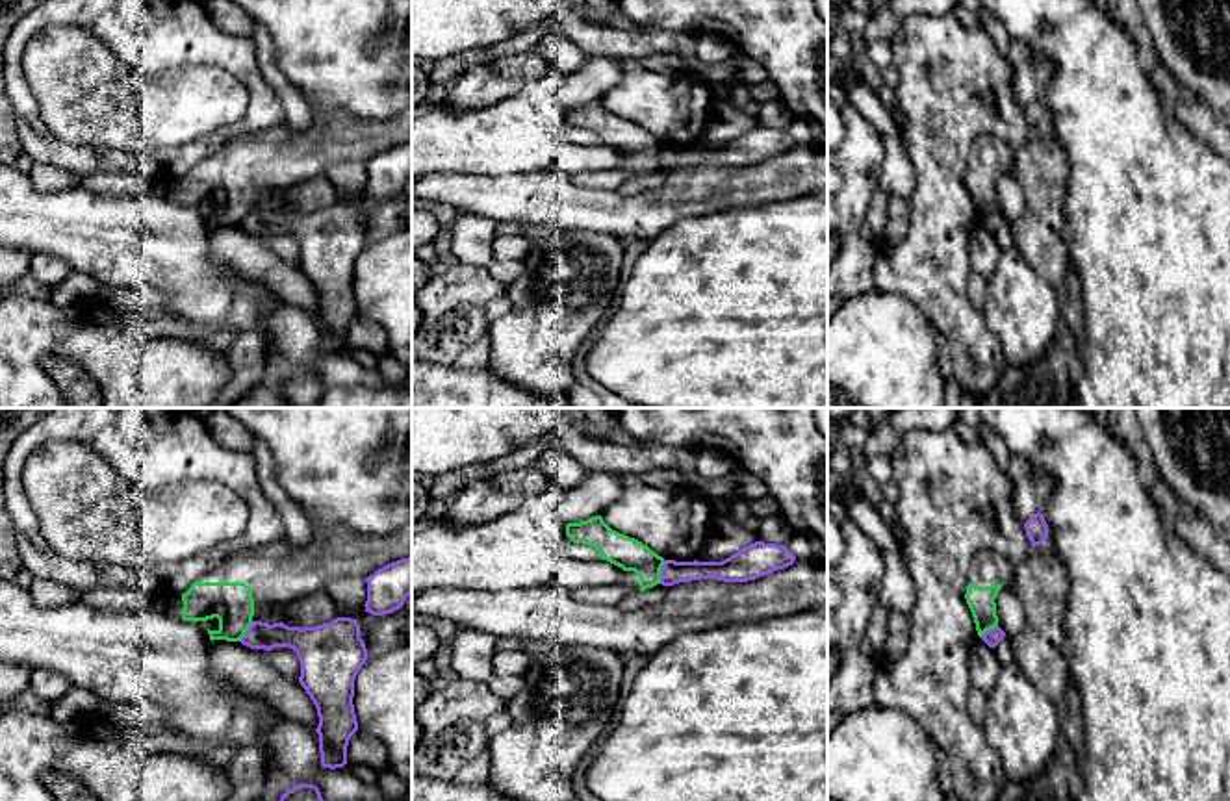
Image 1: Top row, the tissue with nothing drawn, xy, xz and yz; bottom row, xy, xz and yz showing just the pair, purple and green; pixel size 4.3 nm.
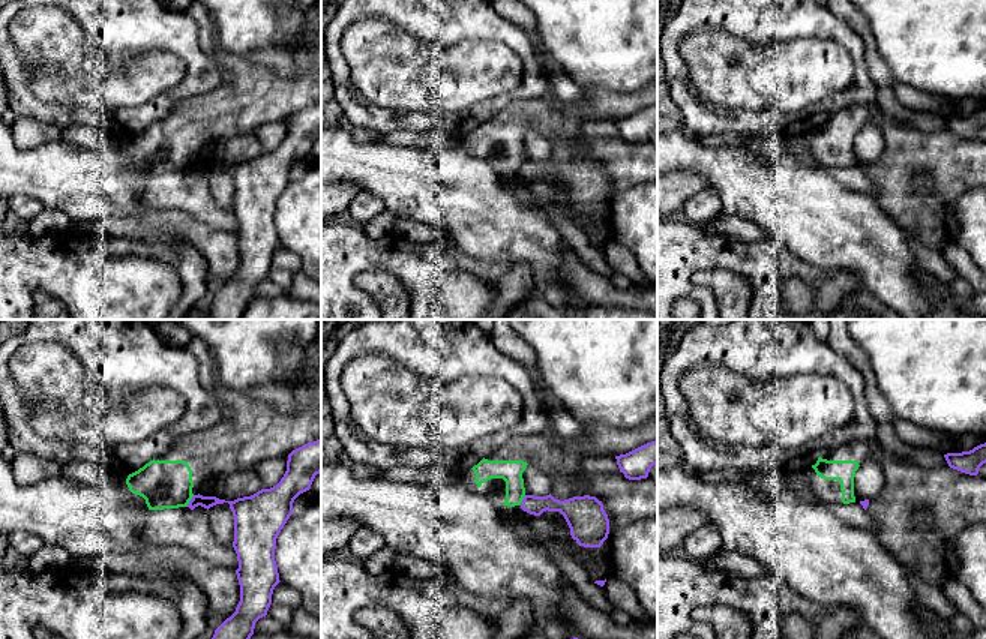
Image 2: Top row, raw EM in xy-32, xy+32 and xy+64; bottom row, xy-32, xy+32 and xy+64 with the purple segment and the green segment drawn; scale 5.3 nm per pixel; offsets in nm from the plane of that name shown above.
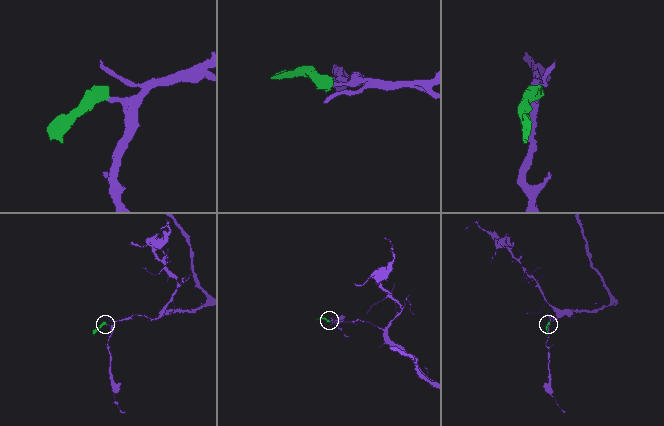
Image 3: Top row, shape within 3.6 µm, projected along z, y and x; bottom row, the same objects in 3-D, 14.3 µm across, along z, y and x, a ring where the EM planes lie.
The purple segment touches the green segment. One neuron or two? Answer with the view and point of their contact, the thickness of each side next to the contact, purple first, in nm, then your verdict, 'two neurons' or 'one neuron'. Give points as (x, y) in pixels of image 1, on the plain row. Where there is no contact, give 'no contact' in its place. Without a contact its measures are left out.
xz (661, 156) | 100/140 nm | two neurons

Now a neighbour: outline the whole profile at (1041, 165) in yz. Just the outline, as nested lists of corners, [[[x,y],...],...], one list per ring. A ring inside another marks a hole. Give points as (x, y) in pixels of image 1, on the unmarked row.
[[[1033,132],[1013,148],[1015,176],[1024,191],[1024,213],[1009,221],[1013,245],[1056,291],[1065,293],[1070,256],[1063,237],[1069,195],[1069,158],[1054,137]]]

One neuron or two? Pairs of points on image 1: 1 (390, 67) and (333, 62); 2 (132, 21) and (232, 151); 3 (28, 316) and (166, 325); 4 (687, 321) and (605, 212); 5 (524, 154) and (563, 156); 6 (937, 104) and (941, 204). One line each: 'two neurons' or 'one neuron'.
1: one neuron
2: two neurons
3: one neuron
4: two neurons
5: one neuron
6: one neuron

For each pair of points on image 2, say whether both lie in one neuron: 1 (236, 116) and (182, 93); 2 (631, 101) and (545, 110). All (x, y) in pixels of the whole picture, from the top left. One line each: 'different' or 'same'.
1: different
2: same

